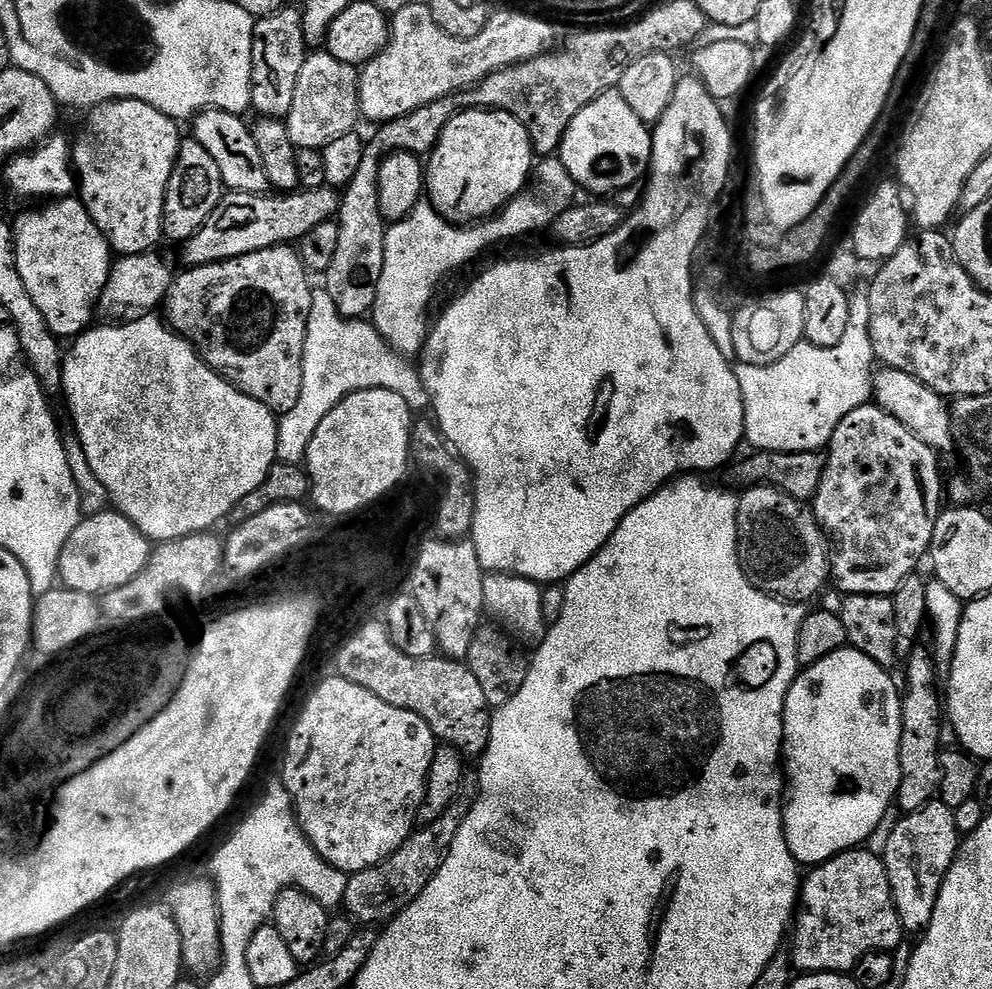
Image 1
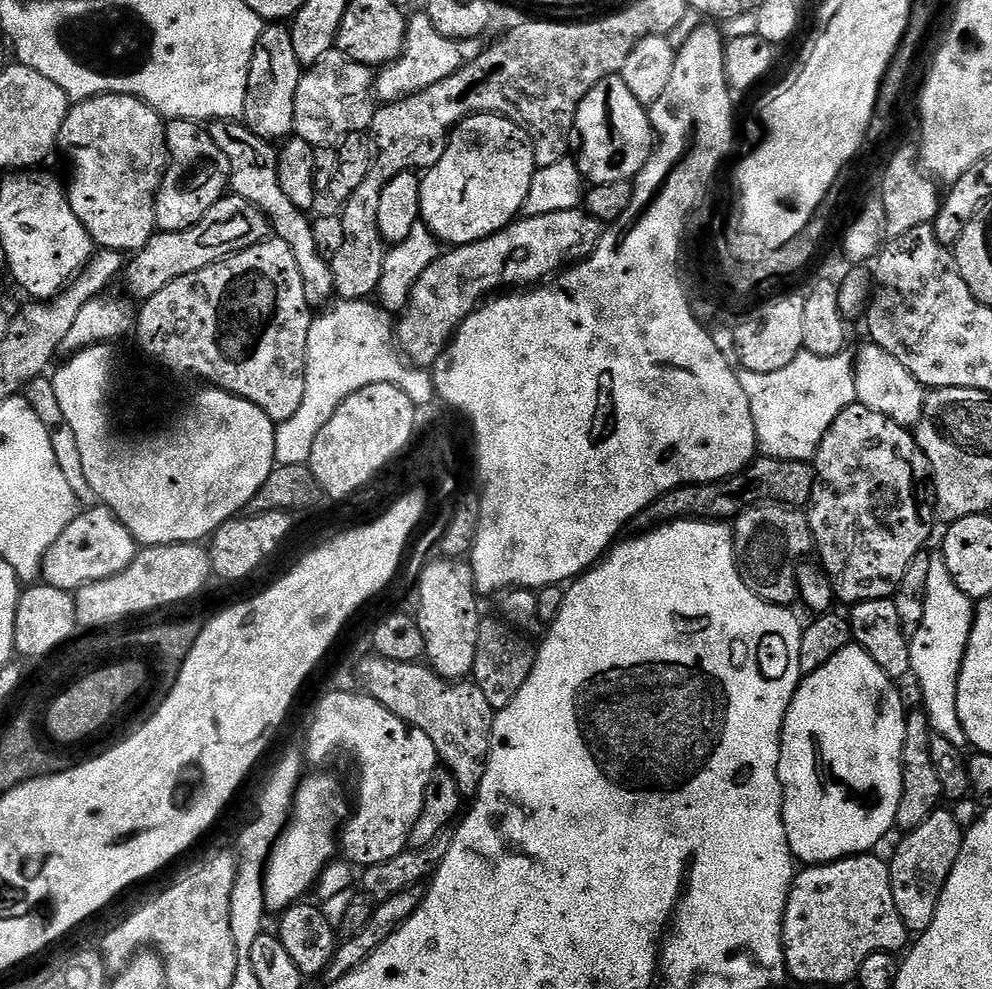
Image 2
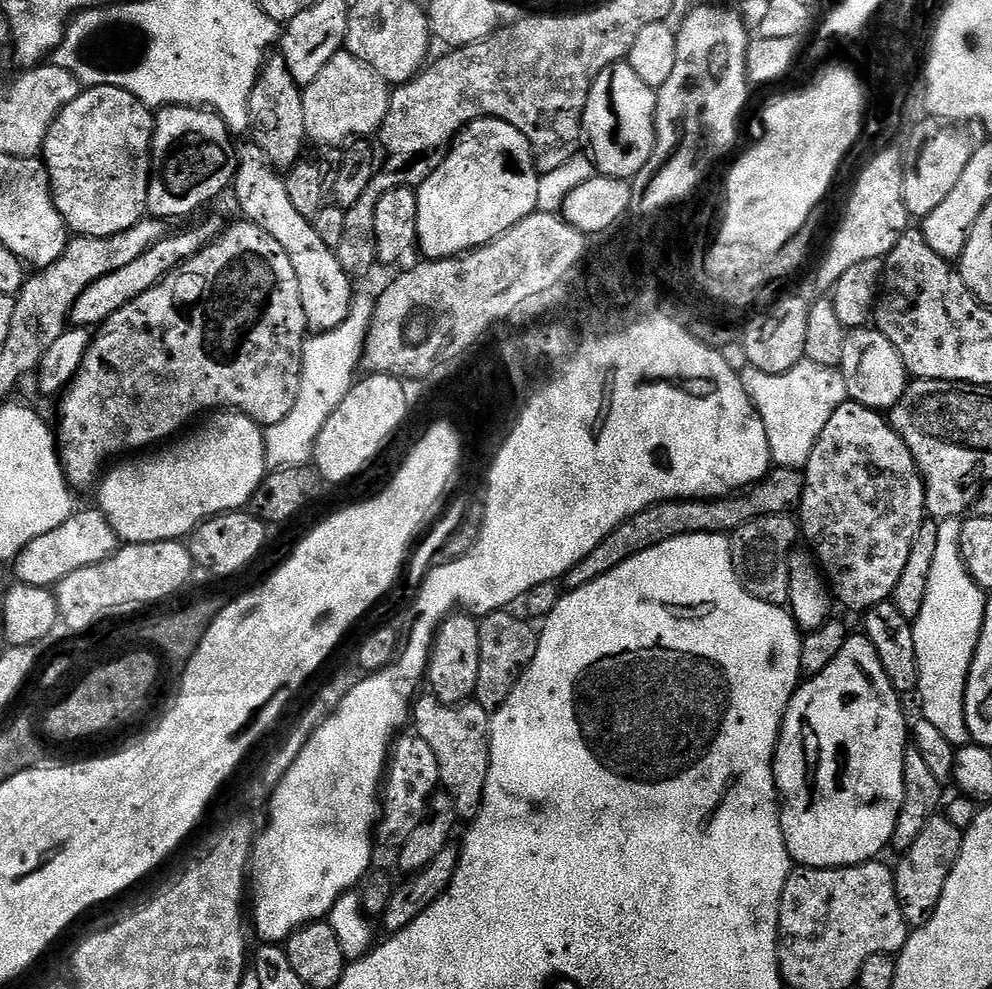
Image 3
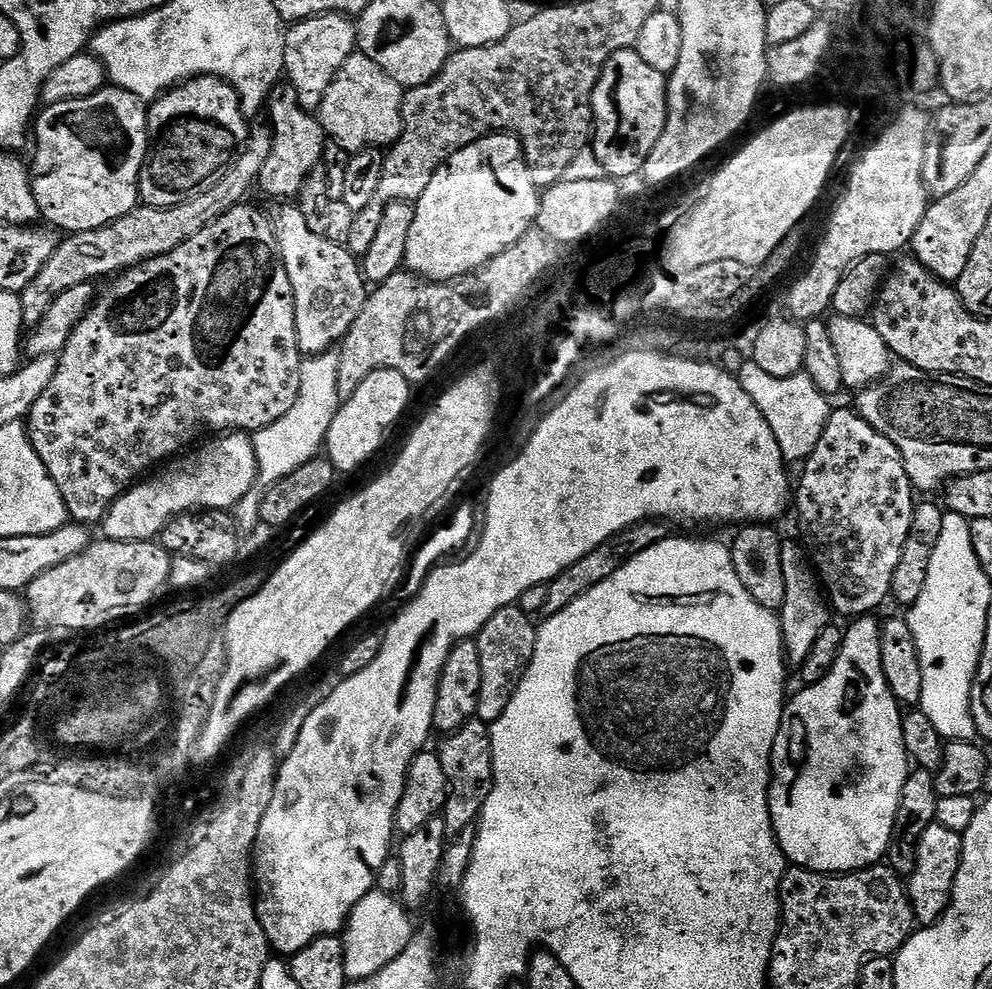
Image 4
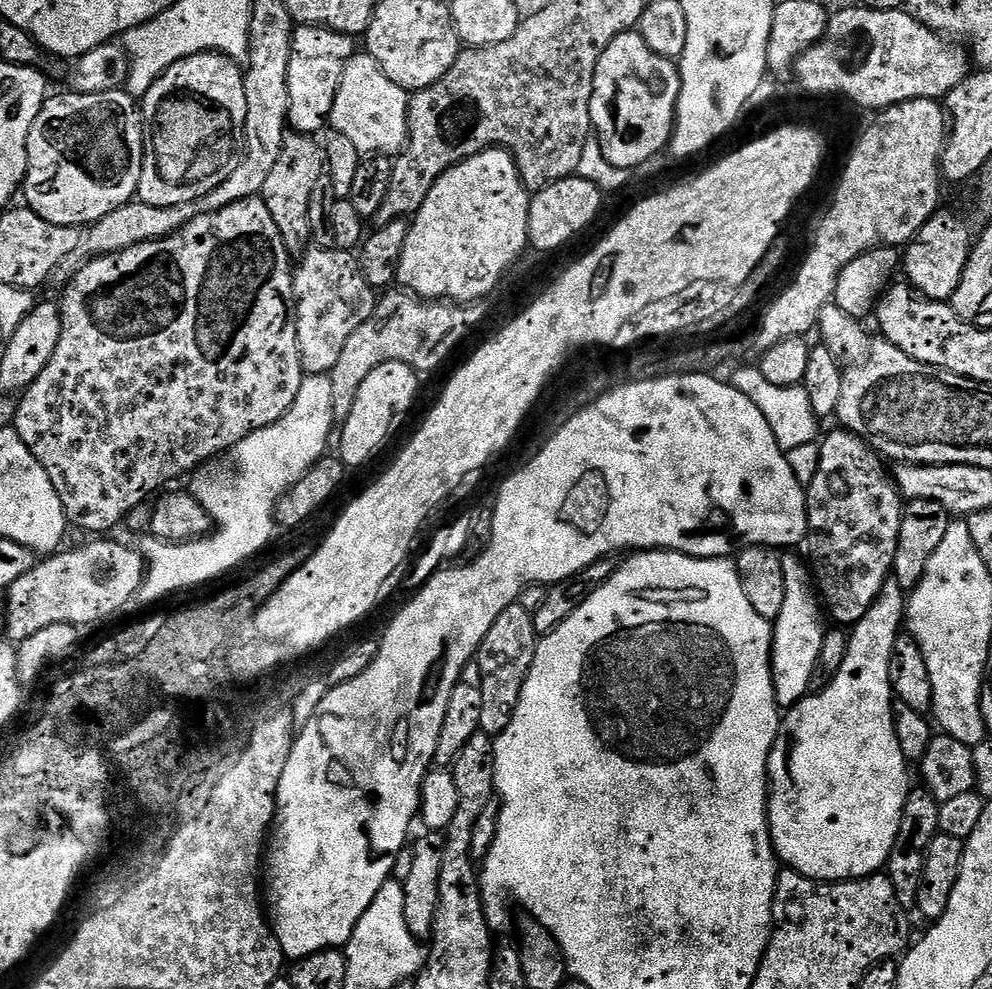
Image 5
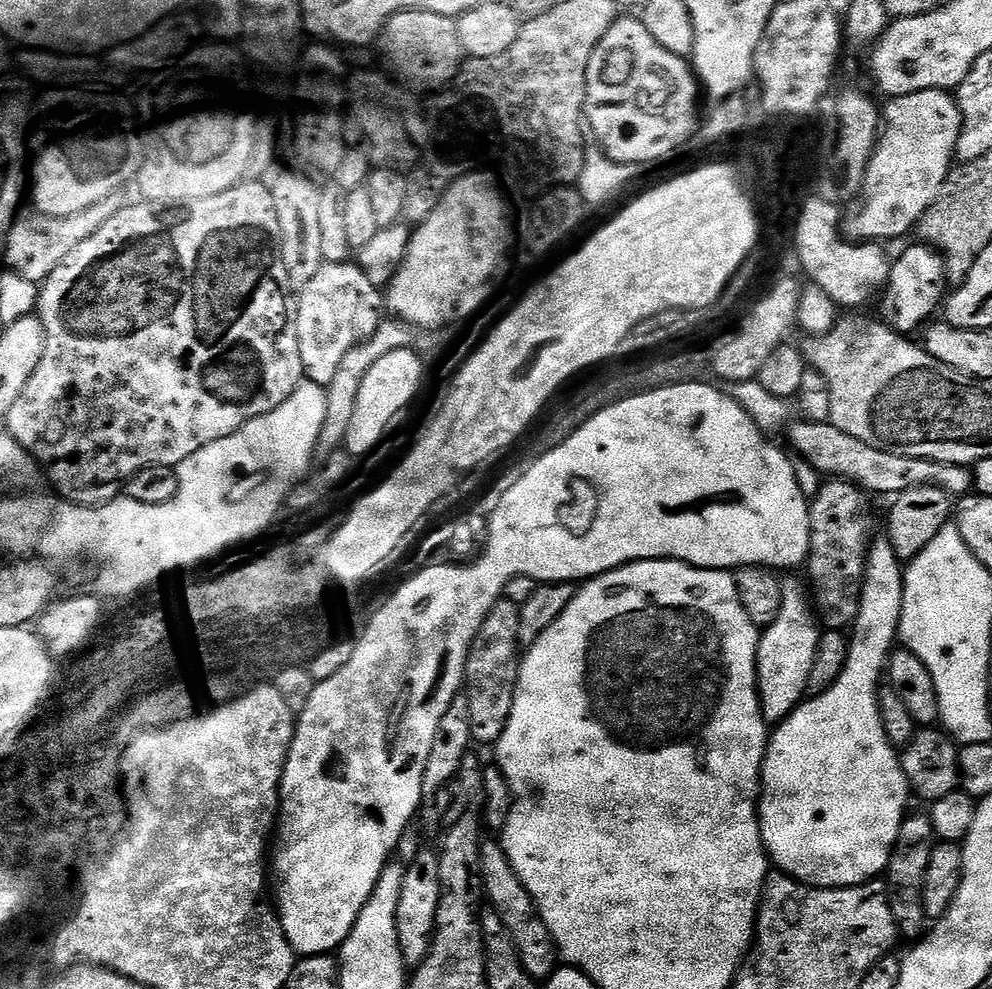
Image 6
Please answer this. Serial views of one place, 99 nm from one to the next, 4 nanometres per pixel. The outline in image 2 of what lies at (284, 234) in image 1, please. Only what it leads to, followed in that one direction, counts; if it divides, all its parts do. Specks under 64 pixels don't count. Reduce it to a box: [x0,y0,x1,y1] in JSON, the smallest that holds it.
[127,194,270,301]

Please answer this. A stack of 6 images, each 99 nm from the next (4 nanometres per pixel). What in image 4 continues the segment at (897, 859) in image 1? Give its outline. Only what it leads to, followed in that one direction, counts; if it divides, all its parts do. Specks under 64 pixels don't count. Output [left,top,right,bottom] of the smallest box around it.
[906,824,964,926]

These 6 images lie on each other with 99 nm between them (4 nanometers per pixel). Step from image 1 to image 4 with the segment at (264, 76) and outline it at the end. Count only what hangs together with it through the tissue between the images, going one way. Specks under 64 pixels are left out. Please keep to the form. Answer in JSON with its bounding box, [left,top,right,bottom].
[258,91,326,198]

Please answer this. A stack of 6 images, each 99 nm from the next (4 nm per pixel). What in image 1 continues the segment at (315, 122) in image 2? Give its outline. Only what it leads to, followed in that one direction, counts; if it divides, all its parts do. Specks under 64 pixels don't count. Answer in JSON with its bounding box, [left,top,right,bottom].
[286,50,360,150]

